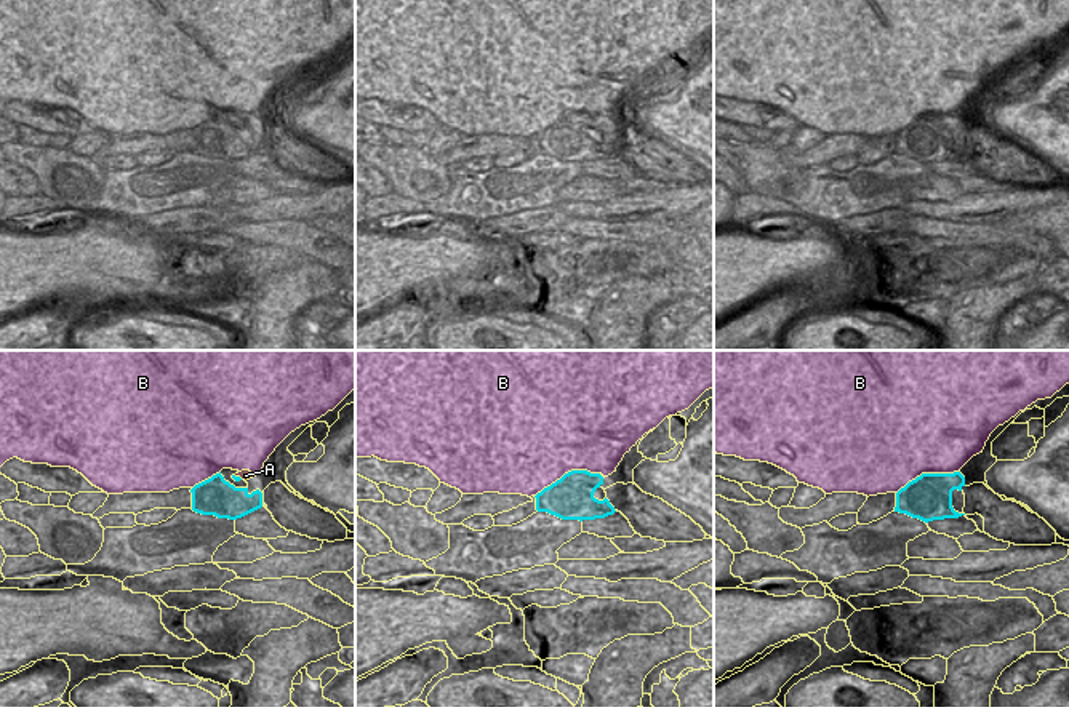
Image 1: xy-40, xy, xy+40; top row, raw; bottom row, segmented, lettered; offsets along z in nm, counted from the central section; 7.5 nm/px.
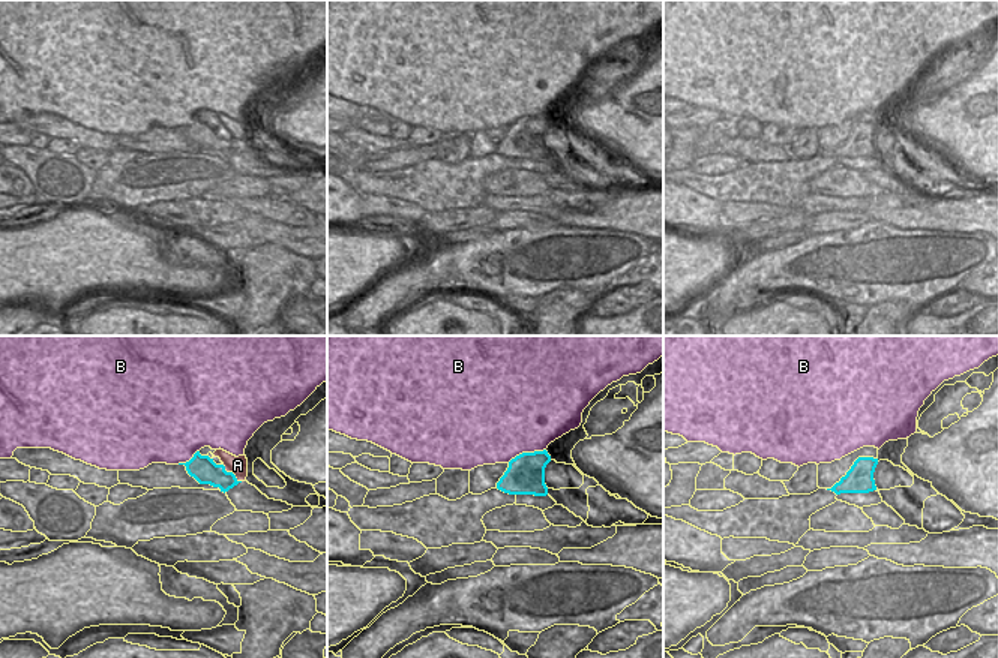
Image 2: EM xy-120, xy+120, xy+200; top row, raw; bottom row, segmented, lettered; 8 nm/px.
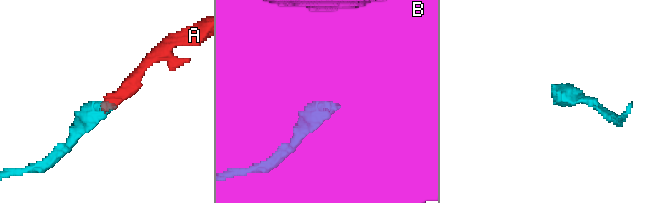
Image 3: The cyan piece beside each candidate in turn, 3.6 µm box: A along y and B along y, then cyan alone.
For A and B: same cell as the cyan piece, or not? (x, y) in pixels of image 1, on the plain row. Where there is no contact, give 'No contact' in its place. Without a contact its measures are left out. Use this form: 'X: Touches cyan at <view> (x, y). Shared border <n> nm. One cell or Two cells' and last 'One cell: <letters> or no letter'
A: Touches cyan at xy-40 (239, 119). Shared border 80 nm. One cell
B: Touches cyan at xy (568, 114). Shared border 500 nm. Two cells
One cell: A.

